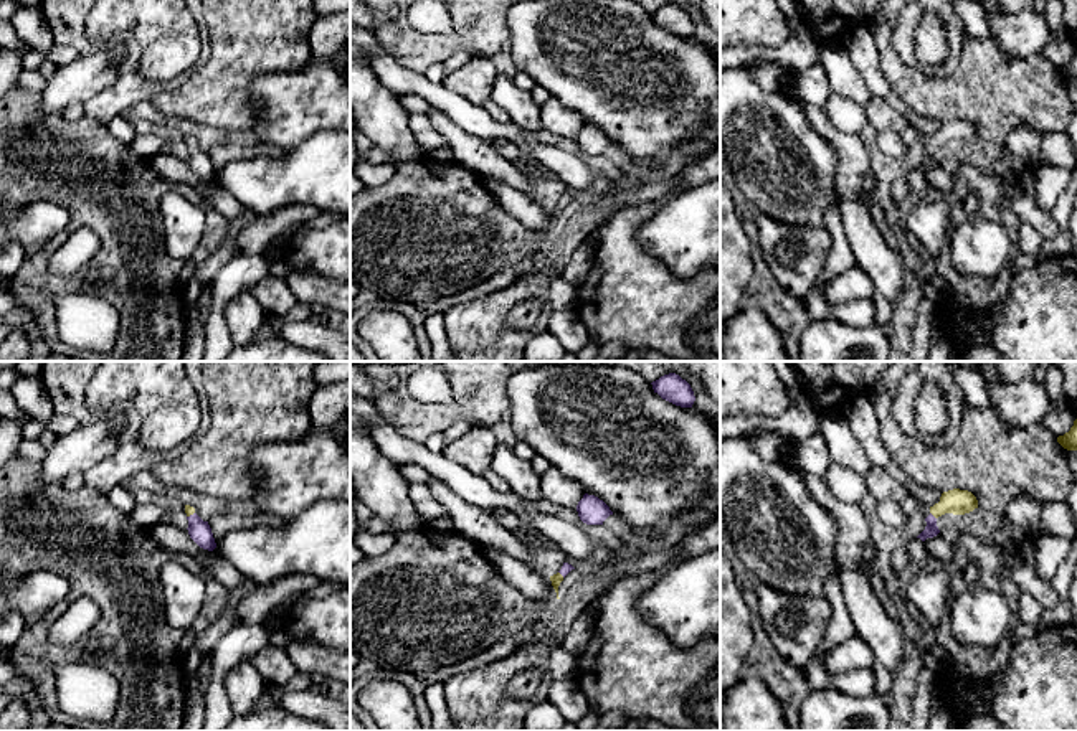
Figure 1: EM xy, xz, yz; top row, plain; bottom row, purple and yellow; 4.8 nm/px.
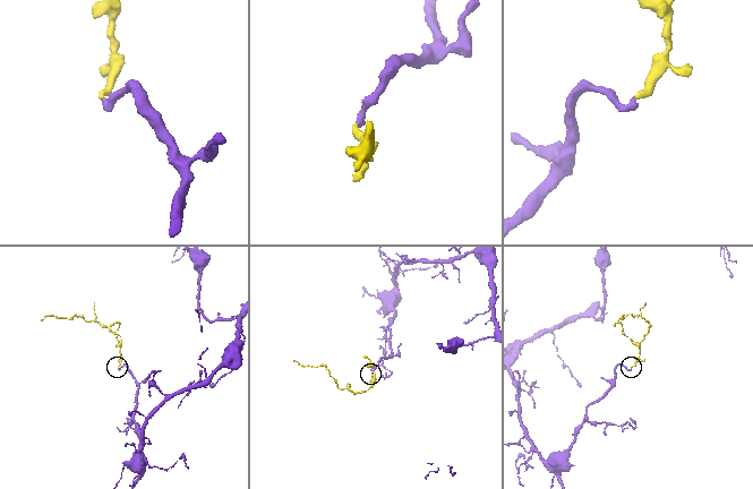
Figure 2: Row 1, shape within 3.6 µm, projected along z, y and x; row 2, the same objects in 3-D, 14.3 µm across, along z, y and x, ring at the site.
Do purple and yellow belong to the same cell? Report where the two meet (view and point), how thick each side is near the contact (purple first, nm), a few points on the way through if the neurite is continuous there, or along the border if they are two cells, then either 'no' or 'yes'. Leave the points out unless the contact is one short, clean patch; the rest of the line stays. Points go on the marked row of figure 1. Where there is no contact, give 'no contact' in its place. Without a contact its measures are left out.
contact yz (932, 515); calibres 70 and 130 nm; way yz (930, 530), (932, 515), (947, 504), (958, 502); yes

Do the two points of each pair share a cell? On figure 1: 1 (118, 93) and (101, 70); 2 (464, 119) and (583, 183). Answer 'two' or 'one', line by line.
1: two
2: one

